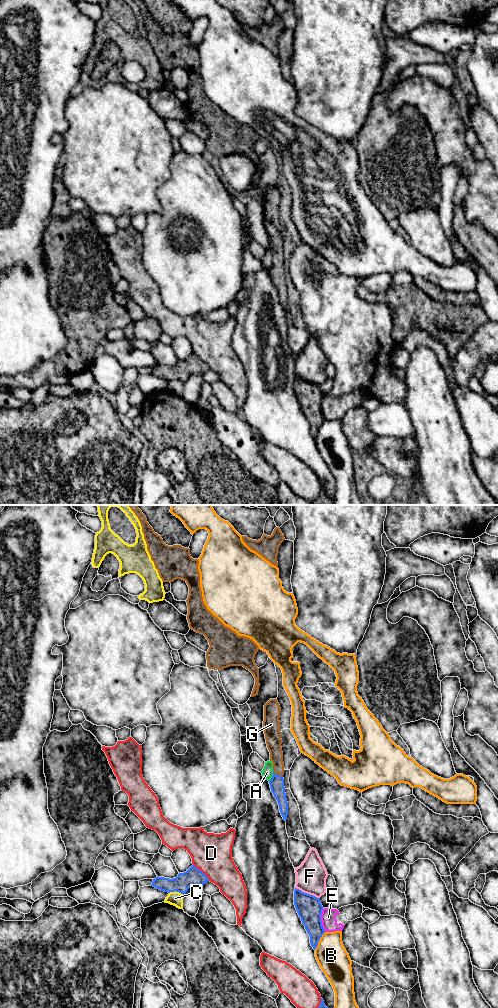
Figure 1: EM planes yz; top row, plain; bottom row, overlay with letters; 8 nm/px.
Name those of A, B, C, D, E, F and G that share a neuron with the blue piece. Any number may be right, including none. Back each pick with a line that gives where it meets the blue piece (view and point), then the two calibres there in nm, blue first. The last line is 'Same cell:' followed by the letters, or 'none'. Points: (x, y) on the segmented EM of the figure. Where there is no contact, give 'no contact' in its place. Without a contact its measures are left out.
G: contact yz (276, 774); calibres 110 and 110 nm
Same cell: G

